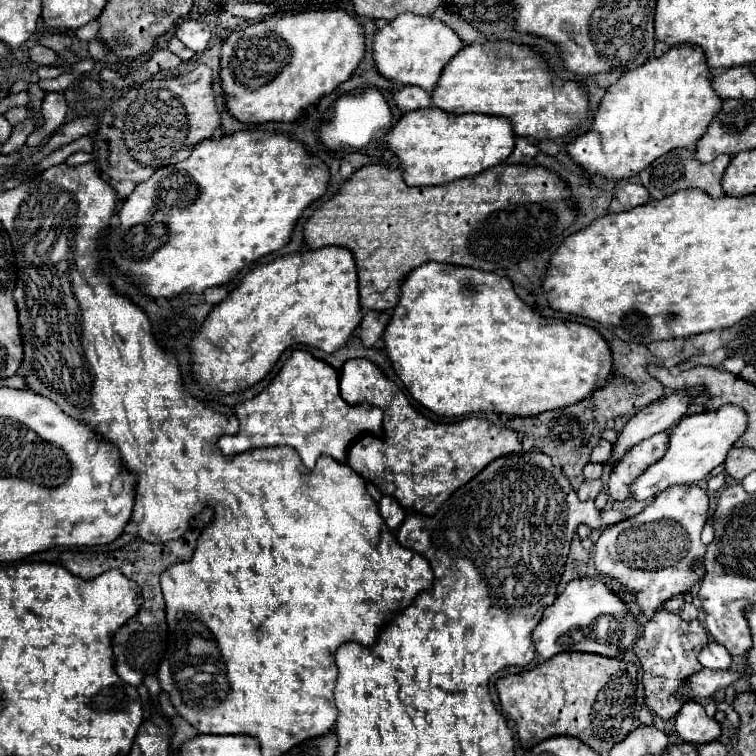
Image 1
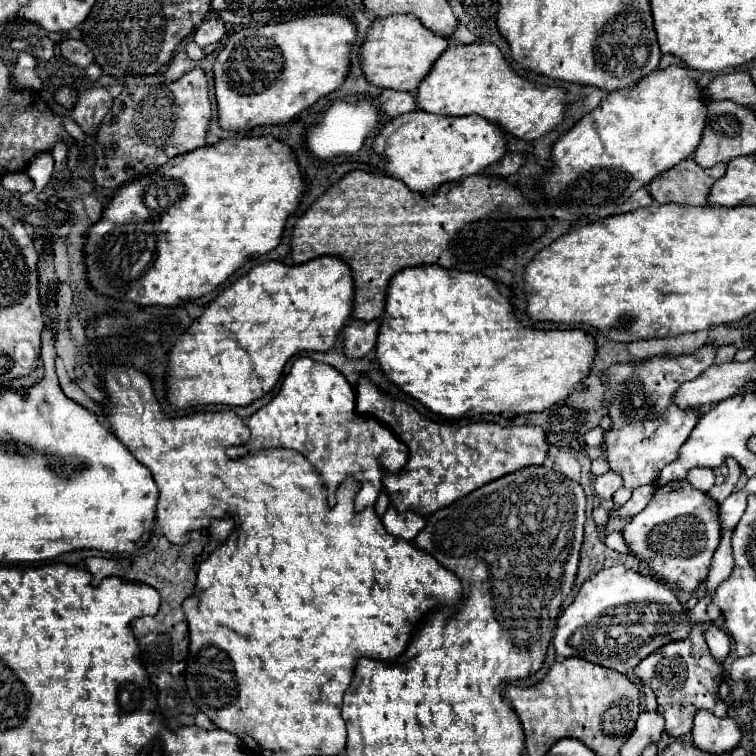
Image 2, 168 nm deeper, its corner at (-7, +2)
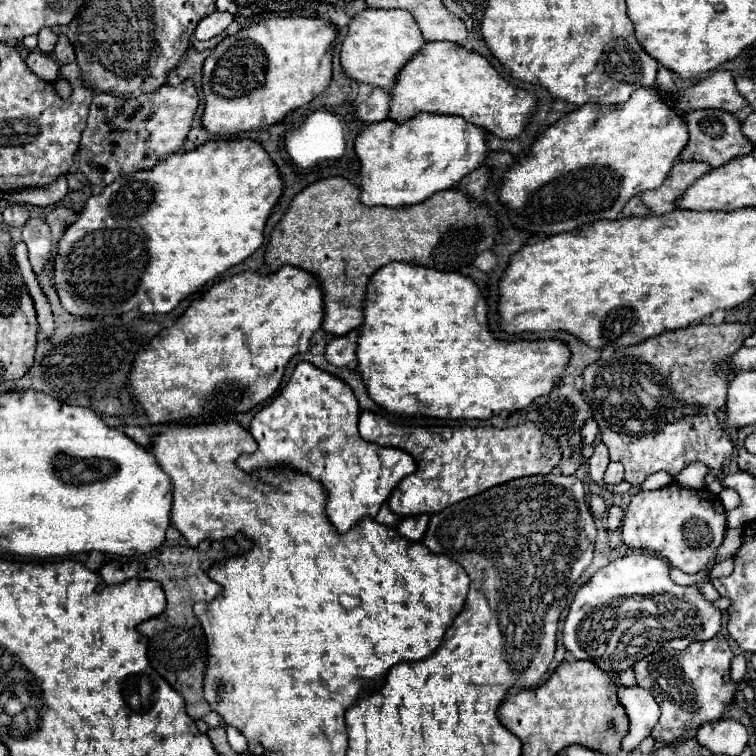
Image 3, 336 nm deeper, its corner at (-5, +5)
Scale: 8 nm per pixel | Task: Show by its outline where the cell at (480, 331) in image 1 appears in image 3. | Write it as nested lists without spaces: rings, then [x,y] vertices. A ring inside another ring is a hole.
[[[391,262],[383,268],[379,268],[367,288],[367,298],[365,298],[365,322],[361,326],[359,334],[359,348],[357,348],[357,360],[359,366],[357,370],[361,372],[361,378],[367,386],[369,396],[383,406],[387,412],[401,414],[401,416],[431,416],[431,418],[449,418],[449,420],[485,420],[491,418],[499,412],[517,412],[521,408],[527,408],[535,398],[547,396],[561,380],[565,366],[569,366],[571,352],[569,346],[565,346],[561,340],[499,340],[493,336],[489,328],[489,304],[485,296],[481,294],[479,286],[469,278],[459,272],[441,272],[417,264],[405,264],[405,262]]]

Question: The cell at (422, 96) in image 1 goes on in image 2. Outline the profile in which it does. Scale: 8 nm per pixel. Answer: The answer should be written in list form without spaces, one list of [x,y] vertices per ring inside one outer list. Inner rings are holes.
[[[383,89],[383,93],[379,95],[379,103],[381,103],[381,109],[387,113],[389,119],[395,119],[395,117],[399,117],[403,113],[415,111],[413,93],[405,93],[405,91]]]

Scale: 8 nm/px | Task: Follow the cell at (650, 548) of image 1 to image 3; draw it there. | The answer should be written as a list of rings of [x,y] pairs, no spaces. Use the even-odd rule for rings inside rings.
[[[677,482],[659,488],[643,490],[631,498],[623,518],[623,542],[629,548],[643,548],[665,556],[673,566],[687,574],[699,572],[723,542],[727,530],[725,508],[721,500],[707,490],[681,488]]]

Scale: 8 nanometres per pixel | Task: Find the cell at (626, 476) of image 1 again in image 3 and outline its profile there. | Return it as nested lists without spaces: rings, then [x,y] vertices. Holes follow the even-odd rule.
[[[695,324],[663,332],[635,346],[619,348],[611,358],[597,360],[585,368],[585,400],[589,402],[595,420],[599,418],[601,440],[609,448],[611,462],[621,462],[625,466],[625,480],[631,486],[639,486],[647,476],[659,470],[675,476],[689,462],[703,462],[713,470],[721,470],[731,458],[733,442],[725,432],[721,432],[717,418],[719,410],[725,406],[729,380],[713,376],[713,364],[727,360],[733,352],[737,352],[747,336],[751,336],[751,328],[747,324]]]

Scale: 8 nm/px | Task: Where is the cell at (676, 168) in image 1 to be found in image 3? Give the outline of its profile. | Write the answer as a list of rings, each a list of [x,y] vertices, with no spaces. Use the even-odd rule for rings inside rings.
[[[679,160],[669,176],[665,178],[663,186],[657,190],[645,190],[641,194],[641,200],[645,200],[645,206],[649,206],[655,214],[667,214],[677,208],[677,200],[685,194],[685,190],[703,174],[707,174],[711,168],[705,162],[683,162]]]

